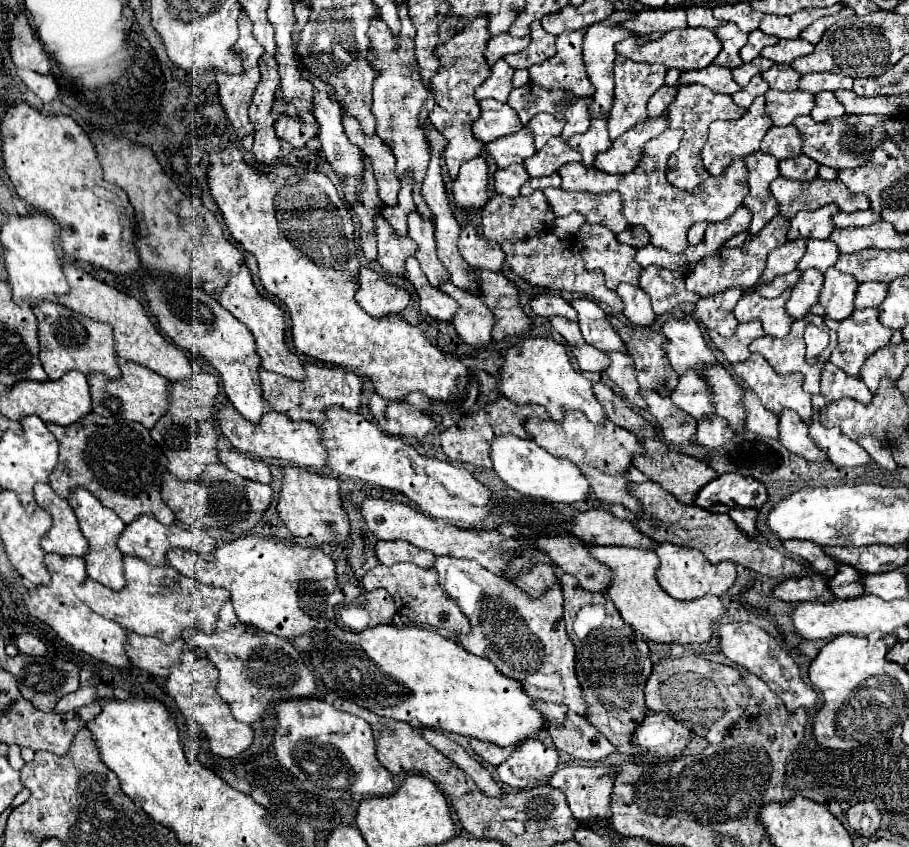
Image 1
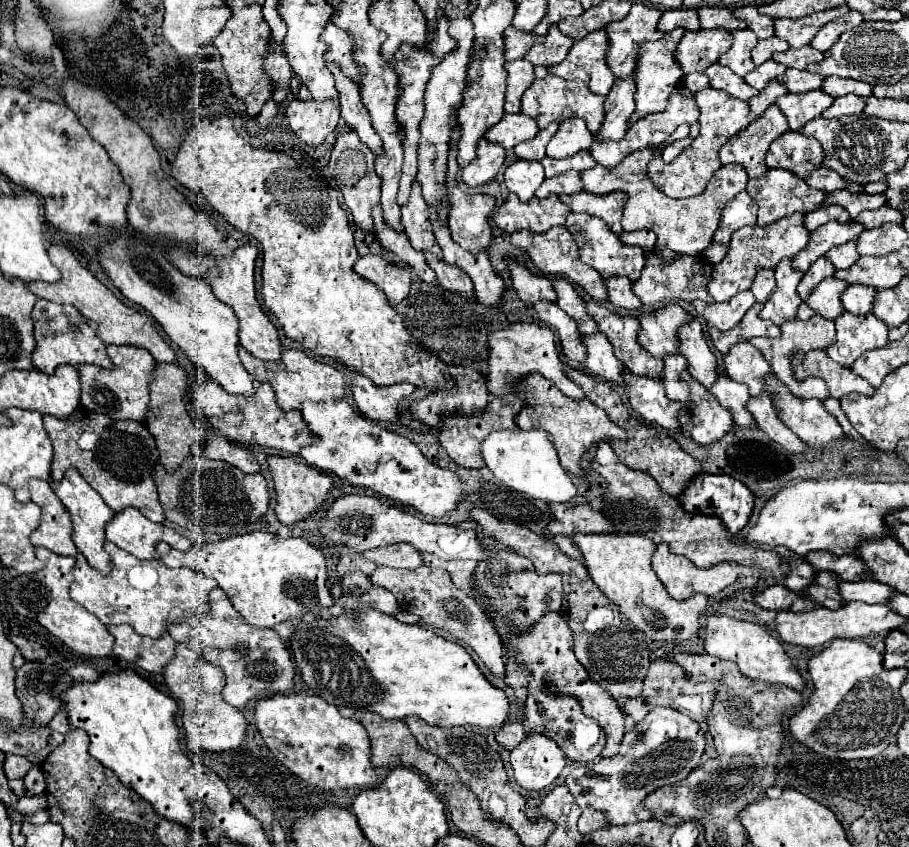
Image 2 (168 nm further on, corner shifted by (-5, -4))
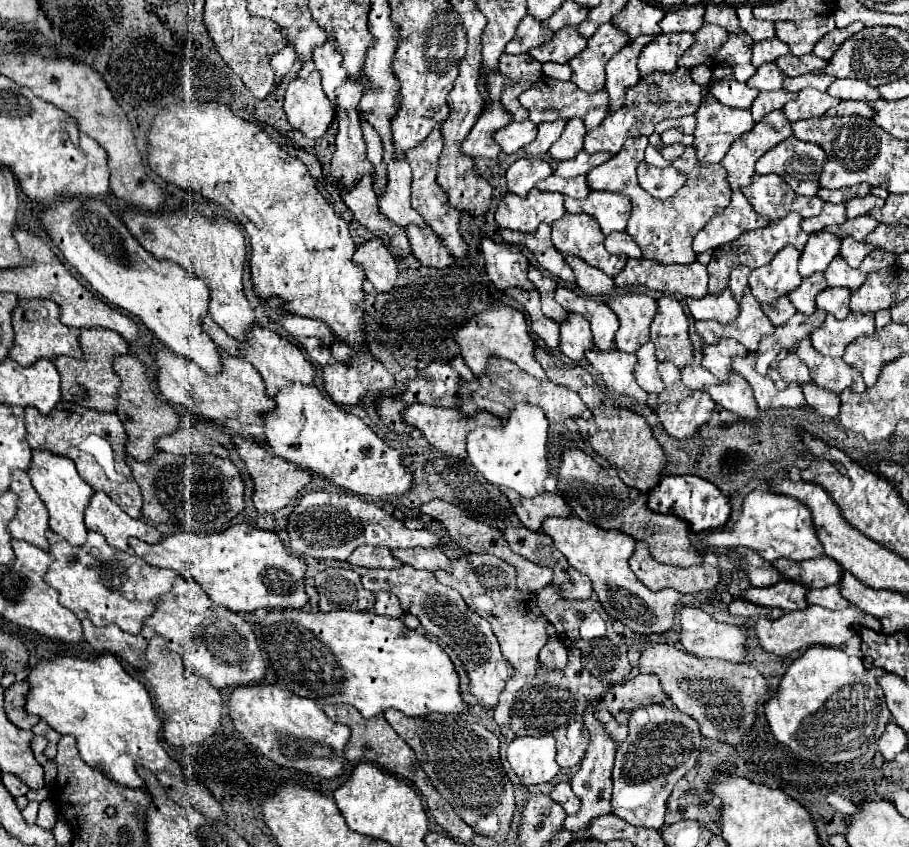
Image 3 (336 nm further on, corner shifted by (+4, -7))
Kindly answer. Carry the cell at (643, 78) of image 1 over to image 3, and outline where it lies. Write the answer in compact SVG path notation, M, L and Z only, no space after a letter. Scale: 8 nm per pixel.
M668 33L658 35L658 39L650 45L646 45L638 59L640 75L648 75L652 71L664 71L670 73L674 67L678 67L678 59L682 53L694 43L692 33Z

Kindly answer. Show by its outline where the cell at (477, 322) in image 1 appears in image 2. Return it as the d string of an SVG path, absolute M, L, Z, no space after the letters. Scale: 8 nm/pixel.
M429 252L425 254L425 258L427 258L427 264L435 270L441 286L447 292L451 292L455 296L465 296L465 300L471 300L471 296L473 296L473 284L471 284L469 276L465 272L461 272L457 266L451 266L451 264L447 264L443 260L437 260Z

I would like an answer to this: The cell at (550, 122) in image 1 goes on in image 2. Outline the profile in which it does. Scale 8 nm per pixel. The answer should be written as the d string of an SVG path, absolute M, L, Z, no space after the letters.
M573 118L559 124L559 132L547 144L549 158L567 158L593 144L593 134L587 130L583 120Z

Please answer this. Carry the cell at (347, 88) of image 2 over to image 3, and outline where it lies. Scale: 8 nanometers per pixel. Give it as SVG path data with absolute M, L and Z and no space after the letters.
M326 39L324 45L314 49L312 55L316 69L322 73L322 87L324 93L328 95L328 99L332 103L336 103L336 87L342 85L346 81L346 69L342 67L342 55L338 55L338 51L334 51L334 43L330 43L330 39Z

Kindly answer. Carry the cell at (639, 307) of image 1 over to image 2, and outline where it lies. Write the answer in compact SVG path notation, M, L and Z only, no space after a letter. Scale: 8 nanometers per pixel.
M615 276L605 280L605 284L613 306L625 308L625 310L641 310L643 304L639 304L639 298L631 292L631 280L627 280L625 276Z

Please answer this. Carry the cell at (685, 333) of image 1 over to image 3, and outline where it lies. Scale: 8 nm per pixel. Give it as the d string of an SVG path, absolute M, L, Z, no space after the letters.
M624 293L610 303L618 315L620 329L614 335L616 347L634 353L642 343L650 341L650 323L656 315L656 299L644 293Z

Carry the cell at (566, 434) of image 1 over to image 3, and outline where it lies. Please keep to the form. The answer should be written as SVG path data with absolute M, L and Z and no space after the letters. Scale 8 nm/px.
M490 359L490 367L486 369L486 375L480 375L480 377L472 377L470 381L462 381L458 385L458 403L456 403L456 409L462 411L464 415L474 415L478 411L488 411L496 417L500 417L502 421L508 419L508 409L518 403L518 401L528 401L528 403L538 403L548 421L554 423L554 421L560 421L564 423L566 419L576 419L576 417L582 417L582 419L592 419L592 413L586 405L582 405L582 399L576 391L564 387L564 385L556 385L552 381L540 381L540 379L534 379L532 375L526 375L522 369L518 369L514 363L506 361L506 359Z

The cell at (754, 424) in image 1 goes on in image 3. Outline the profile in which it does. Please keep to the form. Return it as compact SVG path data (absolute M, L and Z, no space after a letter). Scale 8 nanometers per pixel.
M694 351L694 361L692 361L692 365L686 365L684 369L682 369L682 383L686 385L686 387L690 387L690 389L704 389L706 385L712 385L712 383L718 383L718 379L710 373L710 371L706 371L702 365L700 365L700 361L702 361L702 353L700 351Z

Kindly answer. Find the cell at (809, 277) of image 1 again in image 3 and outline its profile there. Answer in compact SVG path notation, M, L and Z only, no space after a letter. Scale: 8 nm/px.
M818 231L816 235L810 235L802 255L800 255L800 275L808 277L818 271L826 271L830 261L838 255L842 239L836 235L830 235L828 231Z

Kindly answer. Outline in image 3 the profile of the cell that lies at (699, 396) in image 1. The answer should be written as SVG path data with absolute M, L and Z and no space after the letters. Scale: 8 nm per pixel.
M644 343L642 347L638 347L638 363L634 365L634 377L638 379L638 385L648 391L650 397L660 395L664 389L664 383L660 379L658 373L658 359L654 357L654 343Z

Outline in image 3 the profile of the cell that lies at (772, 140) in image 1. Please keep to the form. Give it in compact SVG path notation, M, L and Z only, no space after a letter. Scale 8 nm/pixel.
M786 139L772 147L756 163L756 173L780 175L798 195L814 197L820 189L820 173L826 161L826 153L816 143L806 143L800 139Z

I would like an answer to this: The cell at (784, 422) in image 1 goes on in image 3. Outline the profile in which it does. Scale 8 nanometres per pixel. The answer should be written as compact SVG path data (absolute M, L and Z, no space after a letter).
M732 371L732 375L728 375L726 381L720 381L718 385L710 385L704 391L710 393L718 405L736 413L738 417L744 417L744 419L758 417L758 407L756 407L750 385L746 383L746 379L742 379L734 371Z

